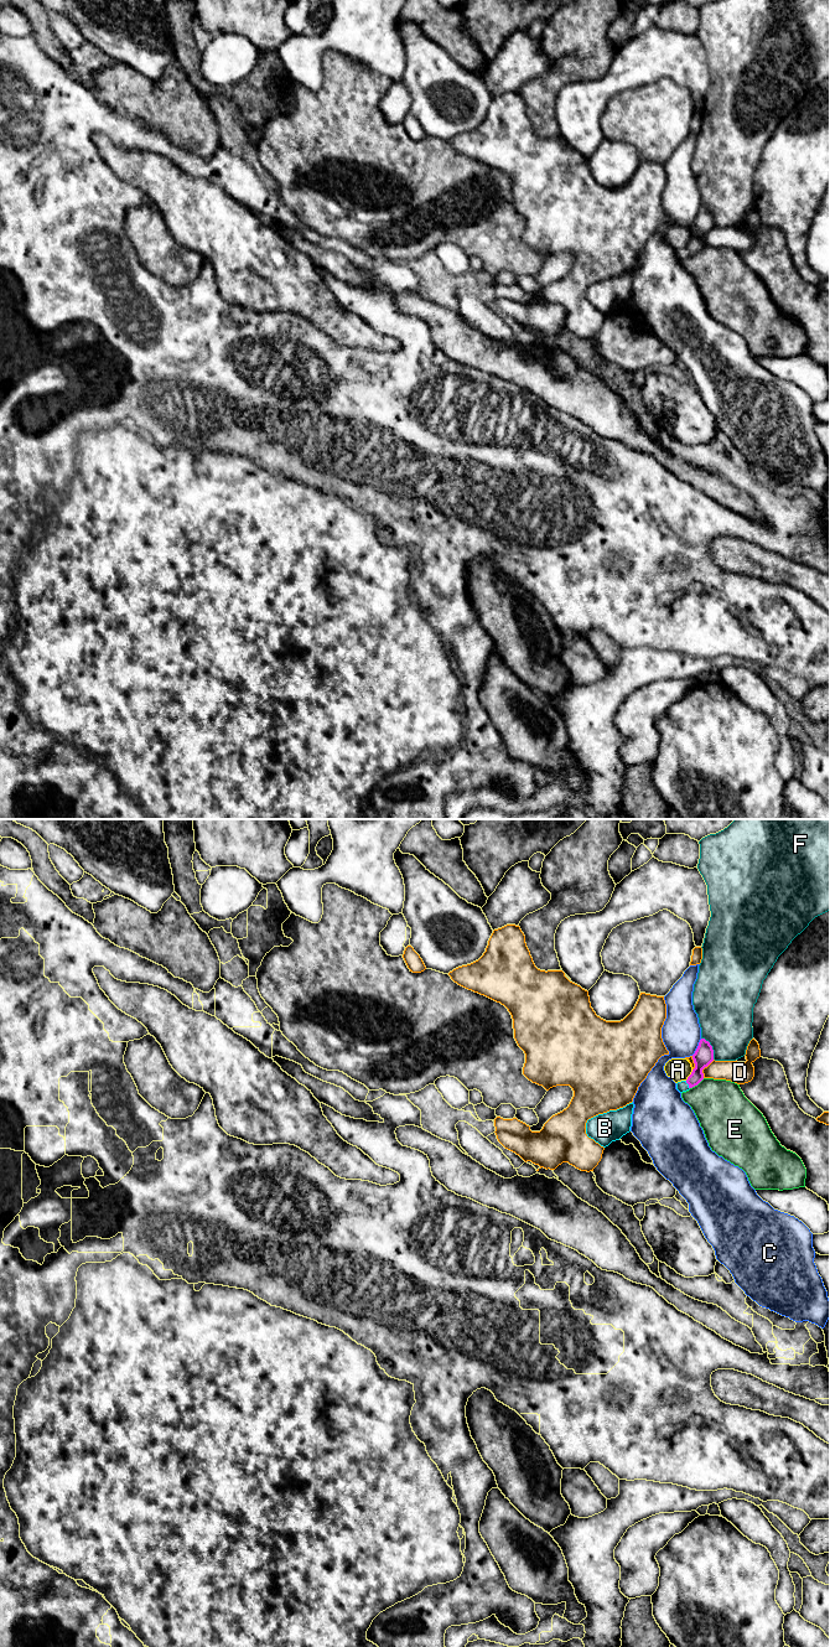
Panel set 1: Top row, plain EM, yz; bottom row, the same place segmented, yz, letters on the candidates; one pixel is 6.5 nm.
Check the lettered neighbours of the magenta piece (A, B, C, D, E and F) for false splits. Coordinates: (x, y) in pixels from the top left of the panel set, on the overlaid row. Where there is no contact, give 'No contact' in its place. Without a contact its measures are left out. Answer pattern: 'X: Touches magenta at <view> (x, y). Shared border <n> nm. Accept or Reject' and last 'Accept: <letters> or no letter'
A: Touches magenta at yz (690, 1075). Shared border 90 nm. Reject
B: Touches magenta at yz (688, 1083). Shared border 60 nm. Accept
C: Touches magenta at yz (698, 1047). Shared border 130 nm. Reject
D: Touches magenta at yz (704, 1067). Shared border 140 nm. Reject
E: Touches magenta at yz (696, 1084). Shared border 120 nm. Reject
F: Touches magenta at yz (711, 1047). Shared border 170 nm. Reject
Accept: B

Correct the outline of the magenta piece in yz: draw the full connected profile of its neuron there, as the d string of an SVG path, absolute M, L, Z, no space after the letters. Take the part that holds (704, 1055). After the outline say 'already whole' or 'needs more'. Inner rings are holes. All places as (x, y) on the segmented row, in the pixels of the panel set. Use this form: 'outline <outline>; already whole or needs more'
outline M701 1039L699 1046L692 1055L695 1068L686 1081L676 1083L676 1089L683 1093L697 1086L704 1079L702 1069L714 1061L714 1050L709 1041Z; needs more

